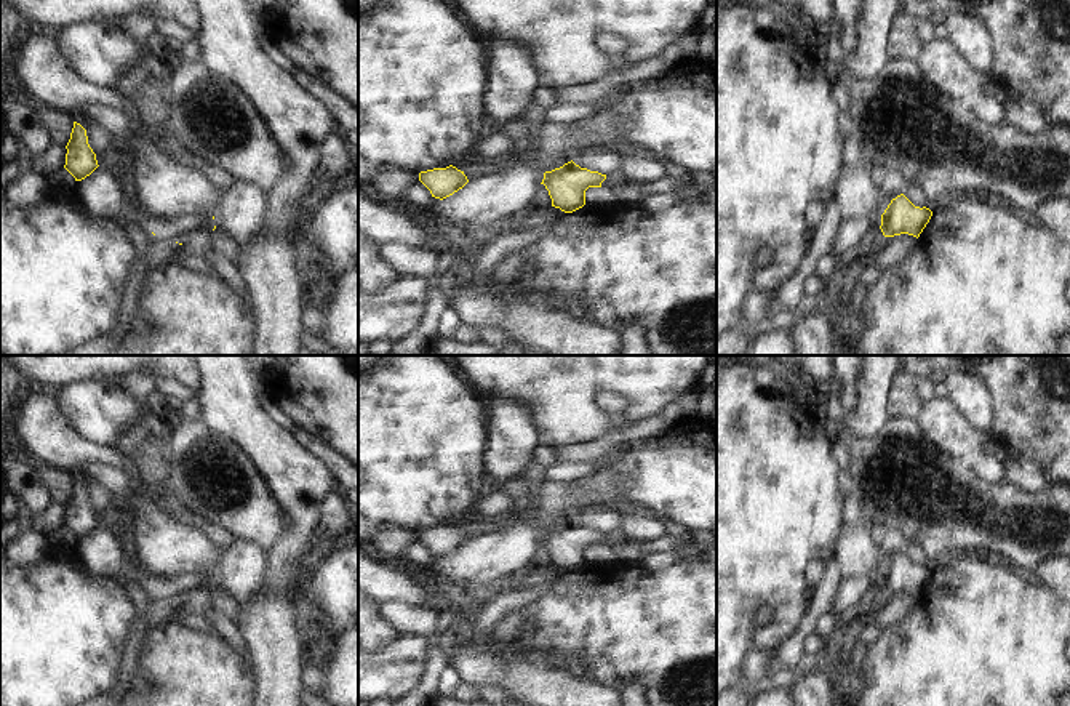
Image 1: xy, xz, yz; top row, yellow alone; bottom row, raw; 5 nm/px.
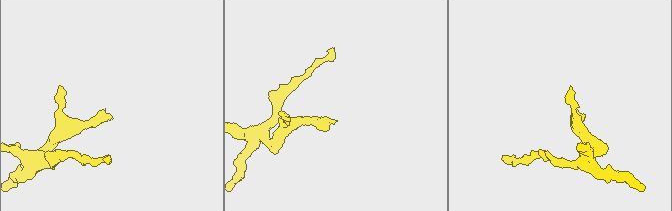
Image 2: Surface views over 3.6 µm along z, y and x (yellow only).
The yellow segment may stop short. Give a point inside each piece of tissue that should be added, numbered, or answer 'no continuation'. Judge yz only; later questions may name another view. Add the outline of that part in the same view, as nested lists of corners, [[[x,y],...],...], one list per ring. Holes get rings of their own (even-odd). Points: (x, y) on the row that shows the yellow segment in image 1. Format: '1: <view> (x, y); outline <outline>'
no continuation

